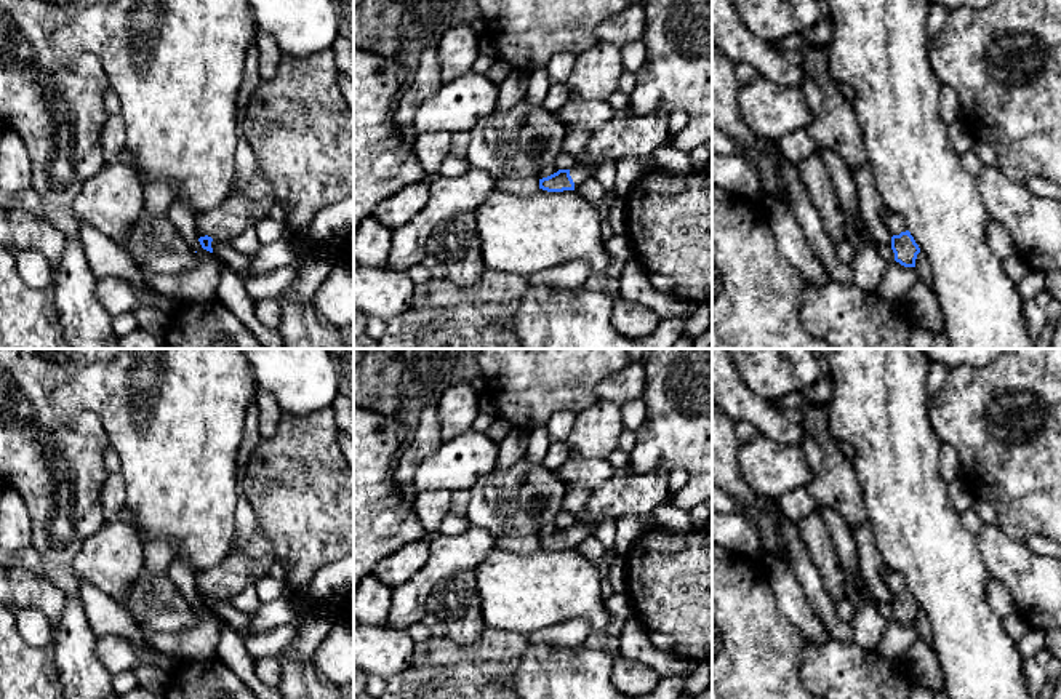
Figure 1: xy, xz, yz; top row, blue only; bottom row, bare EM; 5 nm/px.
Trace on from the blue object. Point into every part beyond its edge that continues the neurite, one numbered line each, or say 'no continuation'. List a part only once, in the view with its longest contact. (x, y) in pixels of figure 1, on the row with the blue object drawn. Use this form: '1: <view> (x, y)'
1: xz (626, 135)

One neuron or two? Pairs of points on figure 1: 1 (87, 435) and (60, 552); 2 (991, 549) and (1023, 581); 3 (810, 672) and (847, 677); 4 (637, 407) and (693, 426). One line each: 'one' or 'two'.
1: one
2: one
3: one
4: two

